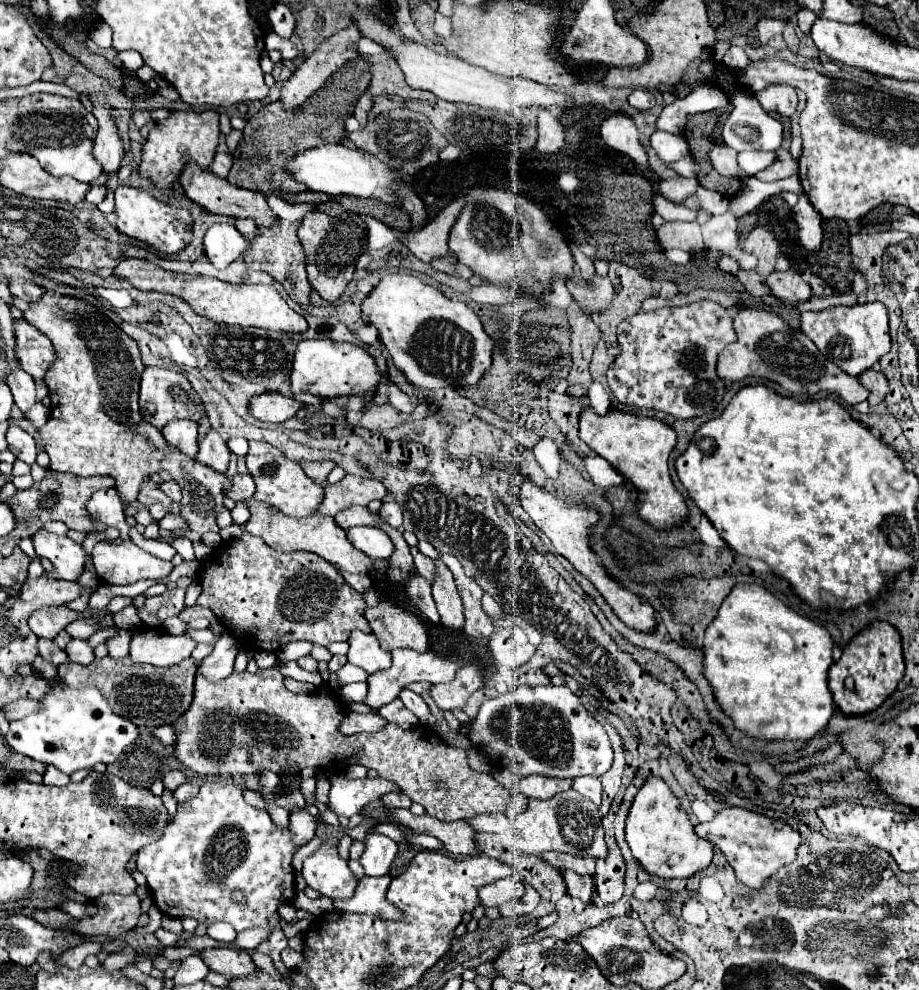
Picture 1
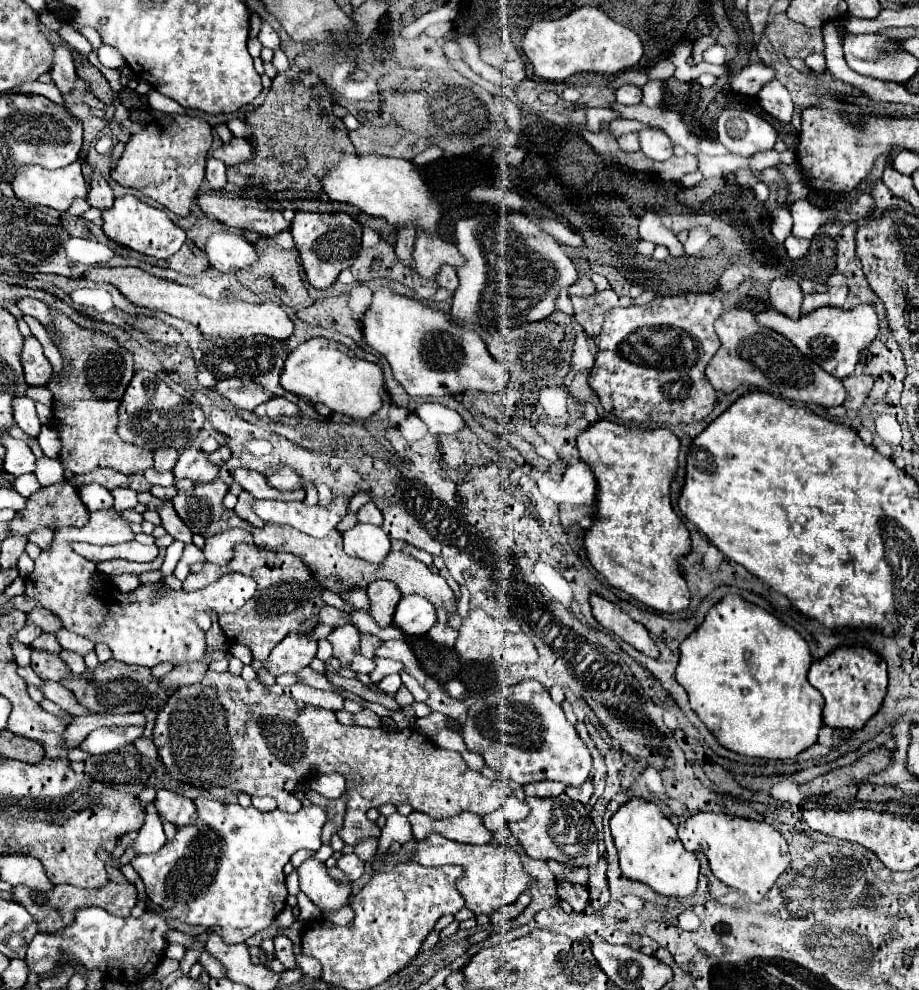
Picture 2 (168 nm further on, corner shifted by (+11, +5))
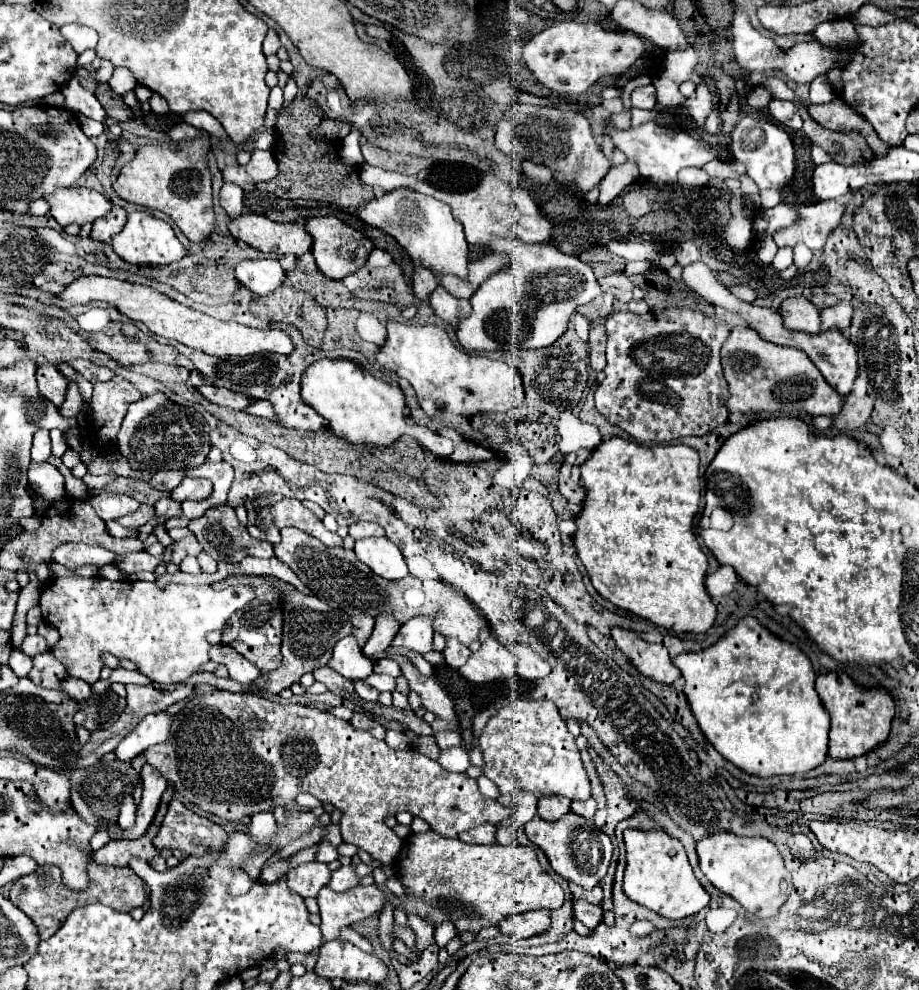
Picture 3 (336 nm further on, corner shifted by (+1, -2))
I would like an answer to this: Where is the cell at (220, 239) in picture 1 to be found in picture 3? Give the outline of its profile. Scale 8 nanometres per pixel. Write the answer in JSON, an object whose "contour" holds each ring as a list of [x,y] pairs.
{"contour":[[[244,259],[234,267],[234,275],[254,295],[270,295],[286,279],[284,269],[274,259]]]}

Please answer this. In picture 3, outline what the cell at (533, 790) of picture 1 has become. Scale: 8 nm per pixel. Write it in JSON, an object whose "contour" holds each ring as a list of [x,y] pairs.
{"contour":[[[544,795],[544,797],[540,797],[538,813],[540,813],[540,817],[554,821],[554,819],[560,819],[566,811],[570,811],[570,803],[572,801],[564,795]]]}

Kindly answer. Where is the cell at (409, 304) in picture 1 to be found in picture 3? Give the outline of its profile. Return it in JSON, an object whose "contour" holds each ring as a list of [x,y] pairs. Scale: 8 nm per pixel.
{"contour":[[[388,319],[386,343],[376,353],[378,365],[404,377],[416,391],[420,407],[430,417],[466,415],[494,411],[504,413],[520,407],[524,401],[522,373],[504,363],[478,353],[466,353],[452,343],[448,333],[438,325],[412,325]]]}

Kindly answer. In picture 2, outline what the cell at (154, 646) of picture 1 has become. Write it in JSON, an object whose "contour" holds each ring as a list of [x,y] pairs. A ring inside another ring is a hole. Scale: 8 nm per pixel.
{"contour":[[[114,508],[96,510],[90,516],[92,518],[84,528],[58,530],[50,548],[40,554],[34,572],[26,578],[26,596],[40,602],[42,608],[58,616],[66,630],[84,636],[92,642],[108,644],[114,658],[124,664],[152,668],[162,662],[182,666],[200,660],[206,652],[206,640],[204,630],[195,622],[196,614],[207,610],[212,610],[216,614],[236,612],[256,592],[256,582],[250,576],[238,572],[228,572],[210,586],[192,592],[172,590],[164,582],[160,584],[142,582],[136,590],[126,594],[114,588],[112,582],[110,590],[106,586],[100,586],[98,590],[92,580],[96,564],[72,552],[70,542],[72,540],[88,540],[96,544],[128,542],[134,540],[134,532],[130,524]],[[158,586],[160,596],[156,596]]]}

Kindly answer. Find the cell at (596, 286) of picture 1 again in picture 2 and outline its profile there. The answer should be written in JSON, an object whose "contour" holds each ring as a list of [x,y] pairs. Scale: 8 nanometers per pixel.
{"contour":[[[604,290],[604,292],[596,292],[594,296],[588,296],[588,298],[572,296],[572,304],[574,304],[576,322],[584,328],[588,338],[596,338],[600,334],[600,328],[604,322],[604,312],[612,310],[616,306],[630,306],[632,298],[628,298],[628,296],[620,298],[614,290]]]}

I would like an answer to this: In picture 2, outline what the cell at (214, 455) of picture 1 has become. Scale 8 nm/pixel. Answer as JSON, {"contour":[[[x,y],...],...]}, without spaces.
{"contour":[[[186,448],[180,454],[180,460],[176,464],[174,472],[174,482],[178,480],[190,480],[194,484],[204,484],[204,482],[212,482],[218,476],[218,470],[214,464],[208,464],[206,454],[202,454],[196,448]]]}

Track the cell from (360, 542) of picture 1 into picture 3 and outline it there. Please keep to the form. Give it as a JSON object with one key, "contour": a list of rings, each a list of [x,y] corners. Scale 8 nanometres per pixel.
{"contour":[[[370,537],[356,541],[356,557],[366,563],[376,575],[384,579],[402,579],[408,575],[408,567],[400,549],[386,537]]]}

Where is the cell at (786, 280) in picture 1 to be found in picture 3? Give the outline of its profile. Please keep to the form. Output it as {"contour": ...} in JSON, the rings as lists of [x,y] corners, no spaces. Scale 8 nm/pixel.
{"contour":[[[790,297],[782,303],[780,313],[784,317],[784,325],[792,331],[818,333],[820,331],[820,313],[812,301],[806,297]]]}

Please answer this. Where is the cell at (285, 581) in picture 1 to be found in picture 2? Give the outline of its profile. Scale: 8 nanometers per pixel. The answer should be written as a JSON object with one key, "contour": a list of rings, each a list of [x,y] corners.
{"contour":[[[238,544],[234,558],[226,566],[216,566],[216,564],[206,562],[202,572],[188,574],[188,578],[182,582],[182,588],[184,590],[204,588],[204,586],[216,582],[224,572],[240,572],[240,574],[252,576],[258,584],[256,596],[252,596],[252,600],[248,600],[244,604],[244,608],[240,608],[232,614],[222,614],[220,622],[218,622],[230,642],[244,644],[246,648],[250,648],[254,660],[266,660],[270,650],[290,630],[304,632],[306,626],[314,626],[318,622],[318,618],[314,616],[314,610],[324,606],[324,602],[320,600],[322,586],[300,564],[300,558],[296,558],[292,554],[284,554],[284,552],[268,552],[258,546]]]}

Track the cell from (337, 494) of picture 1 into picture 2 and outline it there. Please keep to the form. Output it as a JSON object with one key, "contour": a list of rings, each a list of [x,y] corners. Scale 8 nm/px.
{"contour":[[[340,496],[332,500],[328,508],[308,508],[304,502],[282,502],[282,500],[254,500],[252,510],[266,522],[266,524],[290,524],[300,532],[324,538],[336,524],[344,518],[348,508],[348,500]]]}

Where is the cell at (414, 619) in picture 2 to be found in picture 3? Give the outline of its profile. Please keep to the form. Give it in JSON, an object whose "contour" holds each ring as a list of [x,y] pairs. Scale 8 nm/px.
{"contour":[[[418,615],[414,619],[408,619],[400,627],[392,645],[400,645],[400,647],[414,649],[418,653],[426,653],[432,647],[432,635],[434,635],[434,629],[432,629],[430,615]]]}

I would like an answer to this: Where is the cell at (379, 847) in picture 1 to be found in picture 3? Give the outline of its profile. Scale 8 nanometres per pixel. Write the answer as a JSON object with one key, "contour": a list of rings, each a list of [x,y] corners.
{"contour":[[[350,863],[350,865],[342,865],[338,871],[332,873],[332,879],[328,883],[328,887],[332,887],[334,891],[348,891],[352,887],[356,887],[360,883],[360,877],[356,875],[356,865]]]}

